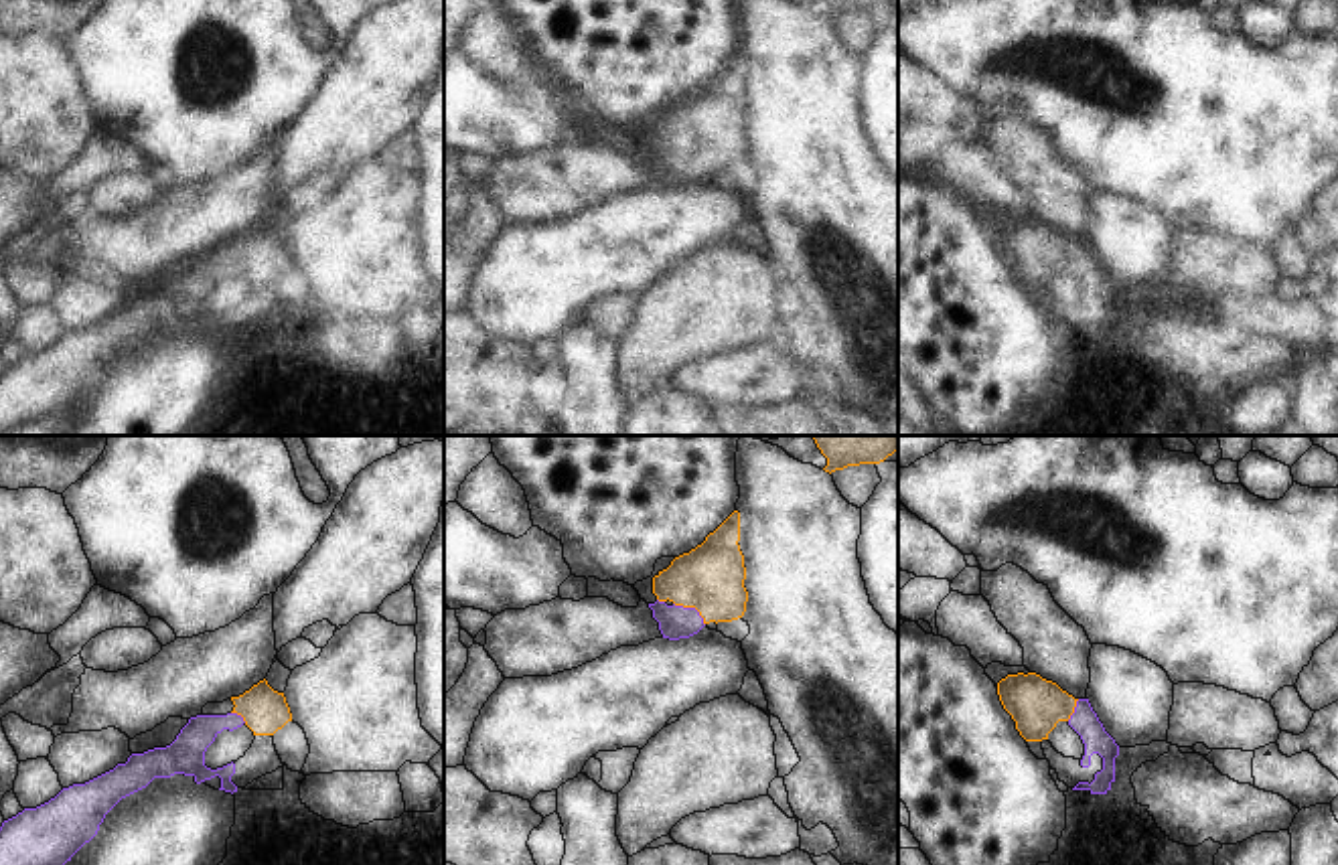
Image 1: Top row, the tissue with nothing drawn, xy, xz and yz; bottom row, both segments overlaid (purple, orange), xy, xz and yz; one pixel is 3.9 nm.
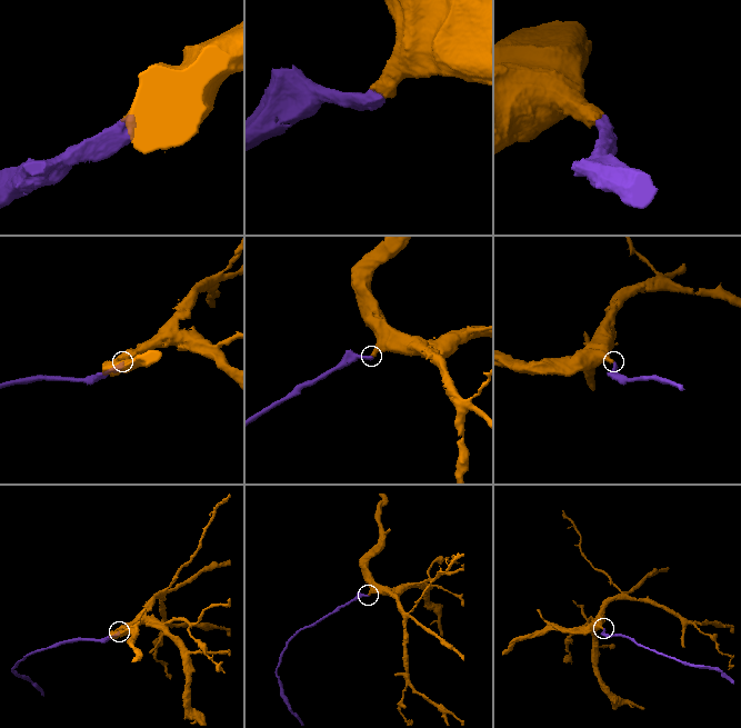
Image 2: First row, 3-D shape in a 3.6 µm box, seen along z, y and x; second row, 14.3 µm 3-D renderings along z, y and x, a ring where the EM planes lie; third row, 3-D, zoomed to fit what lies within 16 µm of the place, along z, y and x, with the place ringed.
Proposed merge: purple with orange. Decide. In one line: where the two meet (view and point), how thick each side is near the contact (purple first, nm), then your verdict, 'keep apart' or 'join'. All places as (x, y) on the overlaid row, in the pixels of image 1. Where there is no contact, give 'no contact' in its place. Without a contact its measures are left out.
xz (692, 608) | 130/280 nm | join

